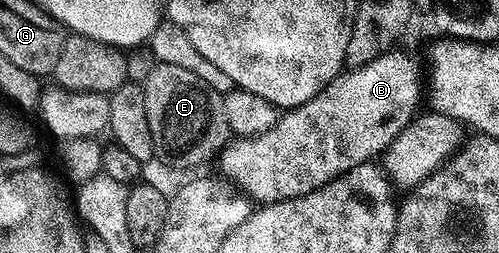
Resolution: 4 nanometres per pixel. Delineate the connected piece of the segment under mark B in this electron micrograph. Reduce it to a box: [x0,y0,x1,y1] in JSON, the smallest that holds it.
[219,49,422,204]

